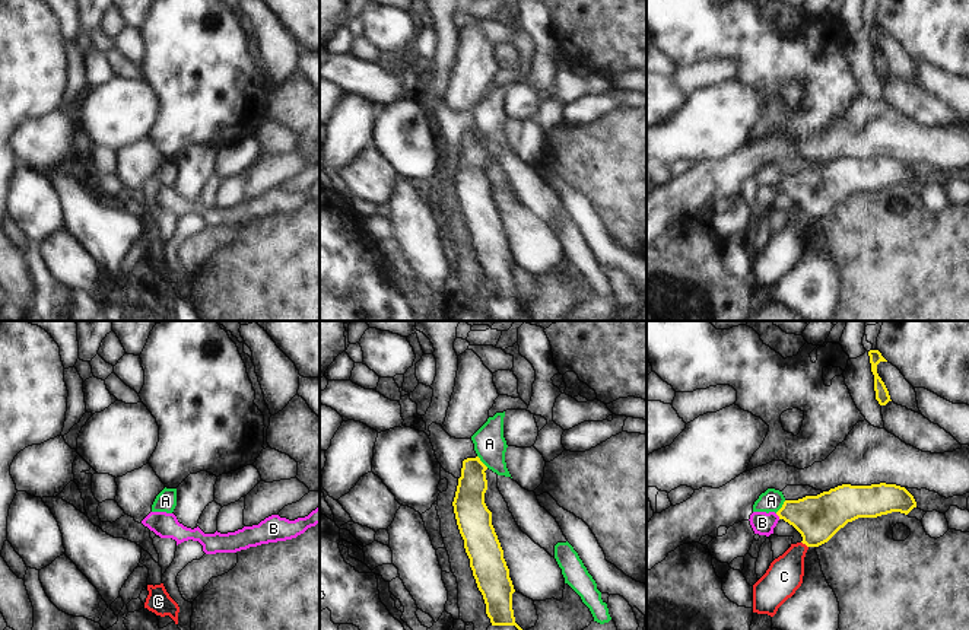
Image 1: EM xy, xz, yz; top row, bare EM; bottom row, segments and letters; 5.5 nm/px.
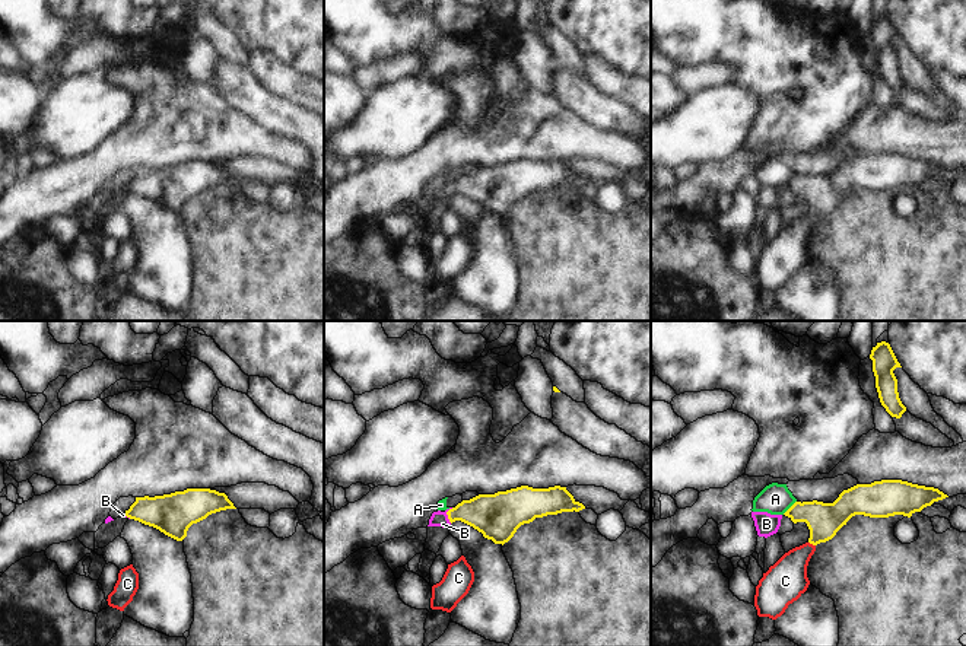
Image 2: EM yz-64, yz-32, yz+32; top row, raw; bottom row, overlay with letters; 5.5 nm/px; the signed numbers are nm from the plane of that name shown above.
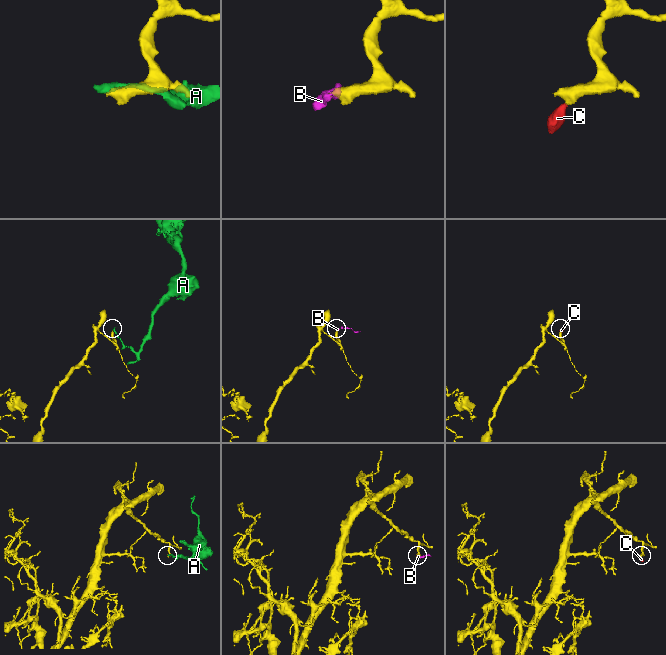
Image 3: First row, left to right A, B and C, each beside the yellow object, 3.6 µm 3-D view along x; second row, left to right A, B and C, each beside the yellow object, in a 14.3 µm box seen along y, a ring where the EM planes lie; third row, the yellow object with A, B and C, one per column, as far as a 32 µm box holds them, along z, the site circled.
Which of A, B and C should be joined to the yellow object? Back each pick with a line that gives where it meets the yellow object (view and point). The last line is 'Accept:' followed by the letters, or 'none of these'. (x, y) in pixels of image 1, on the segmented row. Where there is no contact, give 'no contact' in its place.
B: yz (778, 515)
C: yz (804, 543)
Accept: B, C

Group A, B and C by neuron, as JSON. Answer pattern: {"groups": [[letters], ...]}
{"groups": [["A"], ["B", "C"]]}

